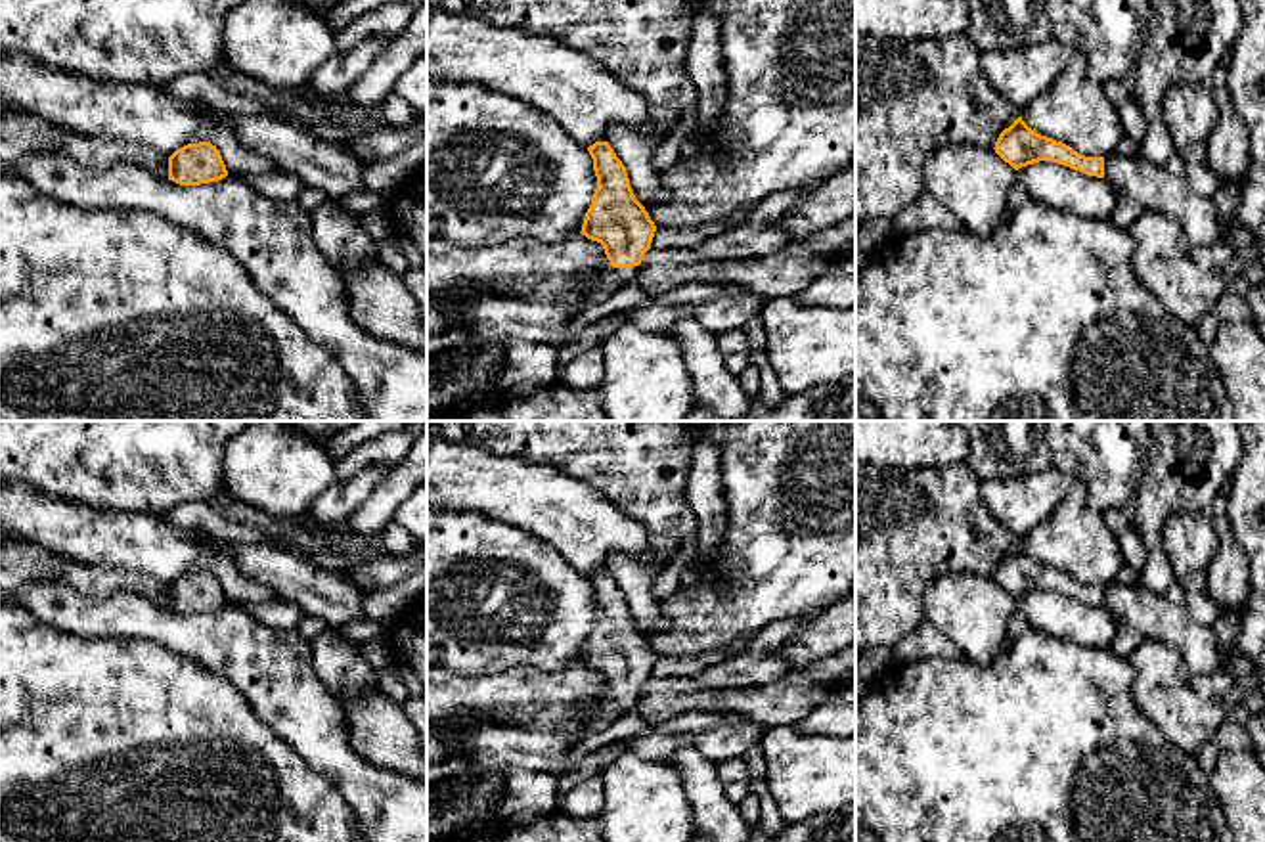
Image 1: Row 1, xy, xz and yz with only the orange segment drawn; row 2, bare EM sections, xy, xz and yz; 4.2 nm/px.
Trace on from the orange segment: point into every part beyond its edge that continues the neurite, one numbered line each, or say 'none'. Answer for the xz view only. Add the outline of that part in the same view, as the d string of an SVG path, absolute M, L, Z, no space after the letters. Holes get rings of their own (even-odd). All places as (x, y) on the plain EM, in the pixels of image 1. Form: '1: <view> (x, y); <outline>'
1: xz (613, 707); M639 695L609 697L599 704L597 716L586 725L588 733L607 729L616 718L626 712L635 712L639 706Z

